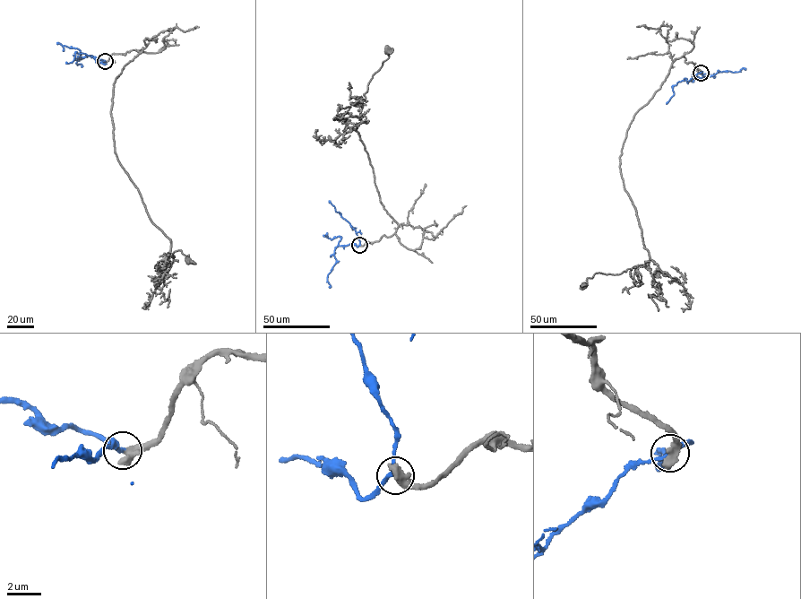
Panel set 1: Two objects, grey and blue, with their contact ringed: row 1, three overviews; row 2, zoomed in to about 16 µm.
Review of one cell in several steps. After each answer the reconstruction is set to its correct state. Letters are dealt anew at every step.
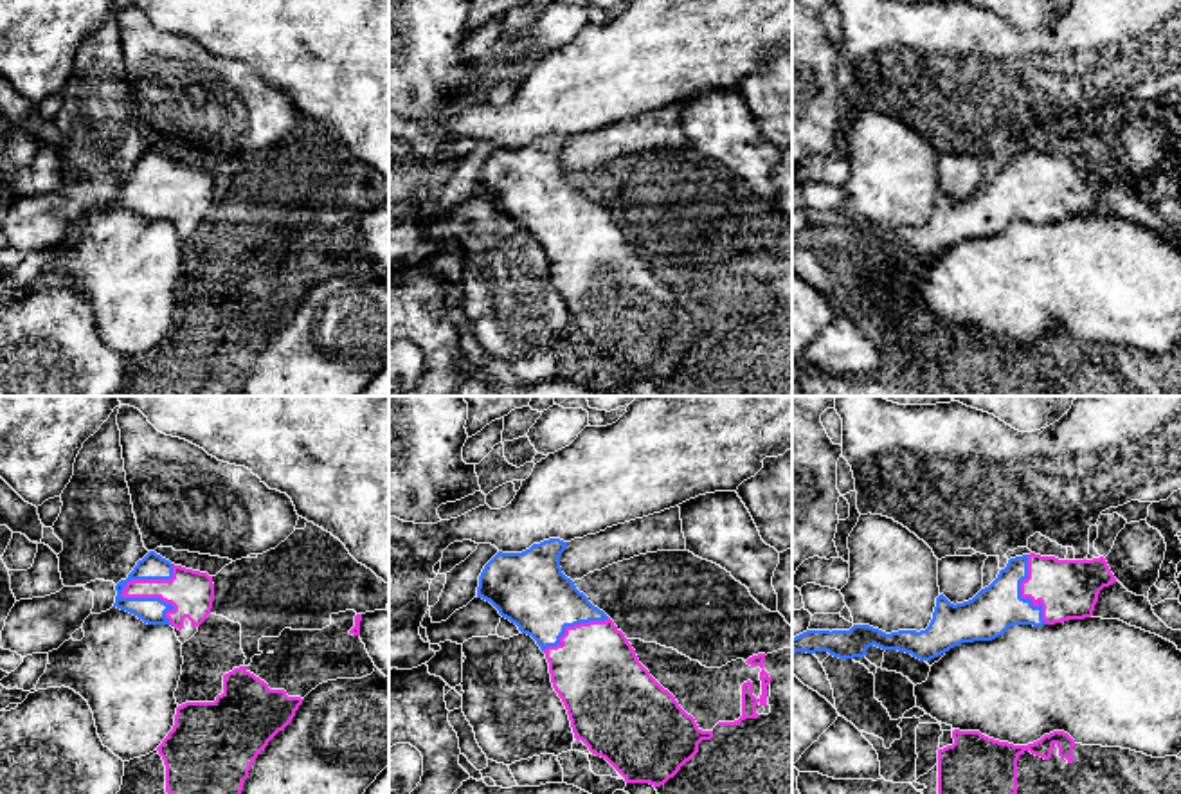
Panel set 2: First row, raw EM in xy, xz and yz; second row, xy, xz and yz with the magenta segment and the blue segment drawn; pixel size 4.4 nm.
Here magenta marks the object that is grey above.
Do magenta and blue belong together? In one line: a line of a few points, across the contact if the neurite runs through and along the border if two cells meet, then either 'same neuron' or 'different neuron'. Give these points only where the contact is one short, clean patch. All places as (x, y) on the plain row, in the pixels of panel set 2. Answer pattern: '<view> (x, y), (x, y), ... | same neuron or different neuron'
xy (191, 189), (152, 193), (152, 207) | same neuron

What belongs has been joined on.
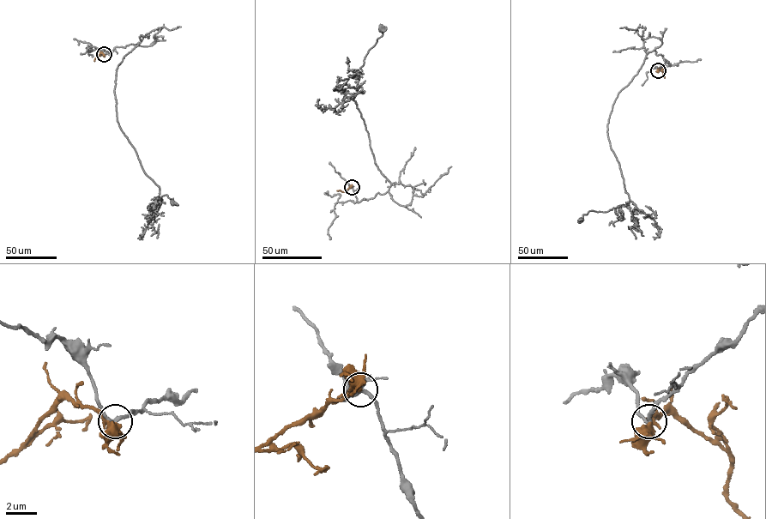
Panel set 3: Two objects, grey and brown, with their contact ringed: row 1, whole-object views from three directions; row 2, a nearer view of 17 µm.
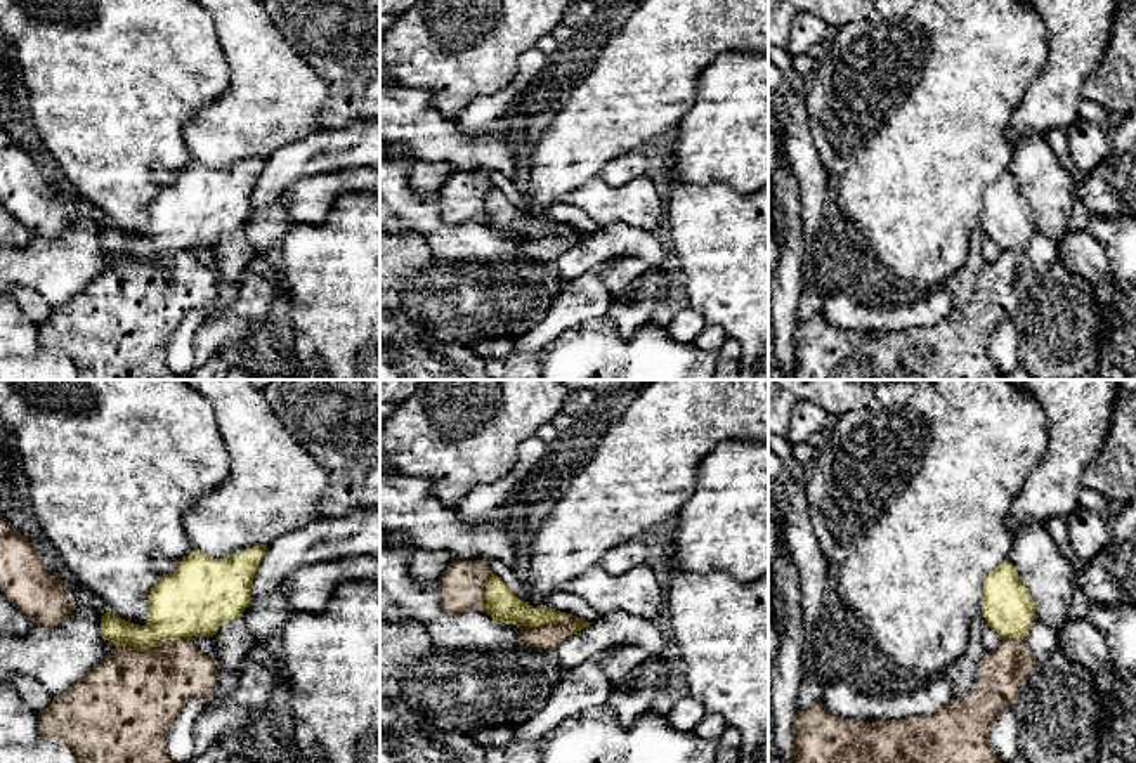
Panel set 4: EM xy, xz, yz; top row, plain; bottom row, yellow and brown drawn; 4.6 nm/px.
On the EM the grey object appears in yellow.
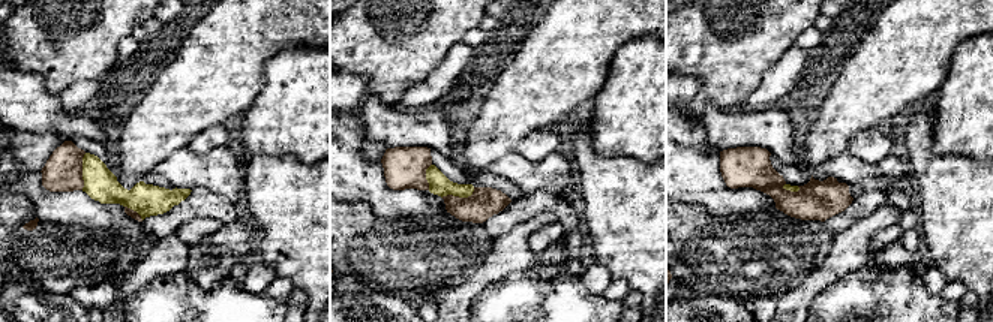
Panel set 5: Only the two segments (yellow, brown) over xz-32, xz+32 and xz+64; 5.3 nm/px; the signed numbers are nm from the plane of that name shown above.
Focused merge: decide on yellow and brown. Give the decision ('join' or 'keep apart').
keep apart

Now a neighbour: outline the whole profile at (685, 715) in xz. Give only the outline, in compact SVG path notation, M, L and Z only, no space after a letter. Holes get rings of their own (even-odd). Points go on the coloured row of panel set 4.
M680 692L675 697L675 706L671 708L668 720L673 728L680 732L694 732L694 728L704 718L706 709L702 702L694 699L692 695Z

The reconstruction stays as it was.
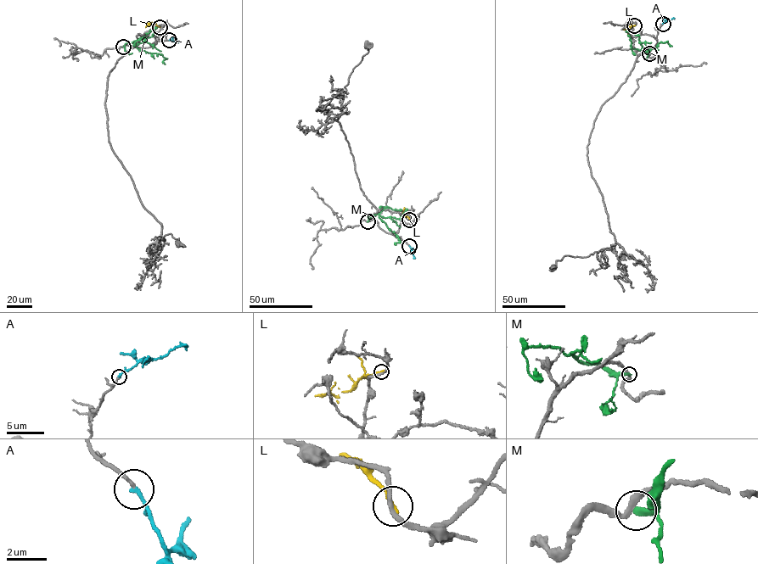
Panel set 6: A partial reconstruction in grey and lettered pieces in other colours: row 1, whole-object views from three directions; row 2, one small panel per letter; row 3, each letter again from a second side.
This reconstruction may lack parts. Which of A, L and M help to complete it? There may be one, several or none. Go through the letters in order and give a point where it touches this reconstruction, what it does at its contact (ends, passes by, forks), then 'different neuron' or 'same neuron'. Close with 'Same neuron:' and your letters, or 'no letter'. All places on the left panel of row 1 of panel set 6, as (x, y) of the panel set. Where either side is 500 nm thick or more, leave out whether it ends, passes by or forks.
A: (169, 40) | it ends | same neuron
L: (160, 27) | it ends | different neuron
M: (123, 47) | it ends | different neuron
Same neuron: A

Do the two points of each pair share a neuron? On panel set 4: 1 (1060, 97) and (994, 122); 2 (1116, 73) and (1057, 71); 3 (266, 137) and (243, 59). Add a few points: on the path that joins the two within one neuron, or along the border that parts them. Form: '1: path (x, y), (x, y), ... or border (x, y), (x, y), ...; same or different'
1: border (1034, 80), (1011, 118), (1008, 130), (1011, 139); different
2: border (1110, 37), (1105, 56), (1083, 85), (1081, 97); different
3: path (266, 118), (266, 82), (262, 78); same

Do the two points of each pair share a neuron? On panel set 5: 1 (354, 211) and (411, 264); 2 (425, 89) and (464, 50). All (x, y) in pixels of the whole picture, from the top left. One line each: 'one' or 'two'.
1: one
2: one

